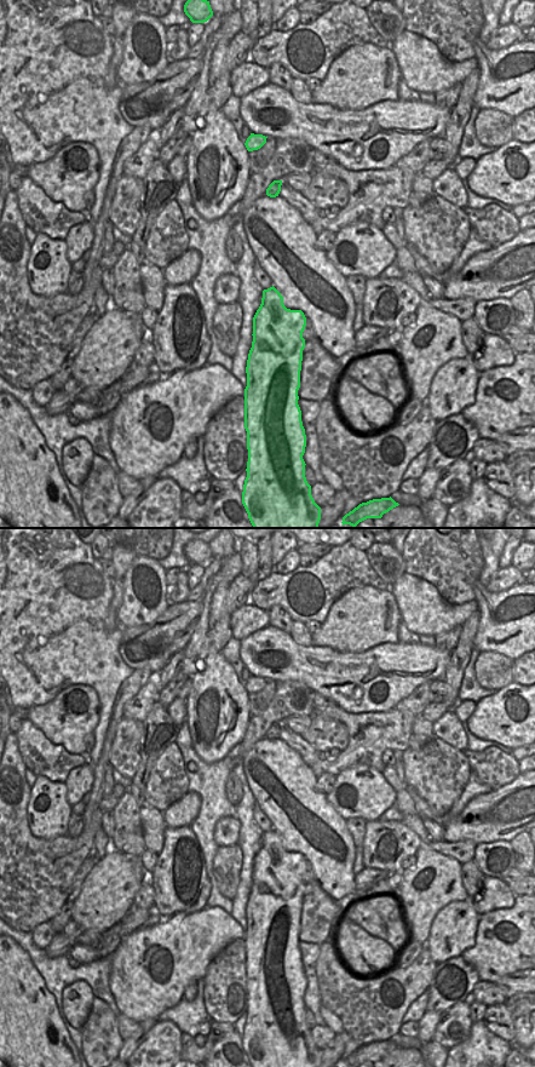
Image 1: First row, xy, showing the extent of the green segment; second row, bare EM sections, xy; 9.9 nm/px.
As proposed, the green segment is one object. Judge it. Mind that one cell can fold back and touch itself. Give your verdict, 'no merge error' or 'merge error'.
no merge error

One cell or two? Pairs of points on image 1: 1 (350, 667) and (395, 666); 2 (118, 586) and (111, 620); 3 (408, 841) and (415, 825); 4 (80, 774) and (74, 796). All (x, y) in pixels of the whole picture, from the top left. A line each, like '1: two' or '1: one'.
1: one
2: one
3: two
4: one

